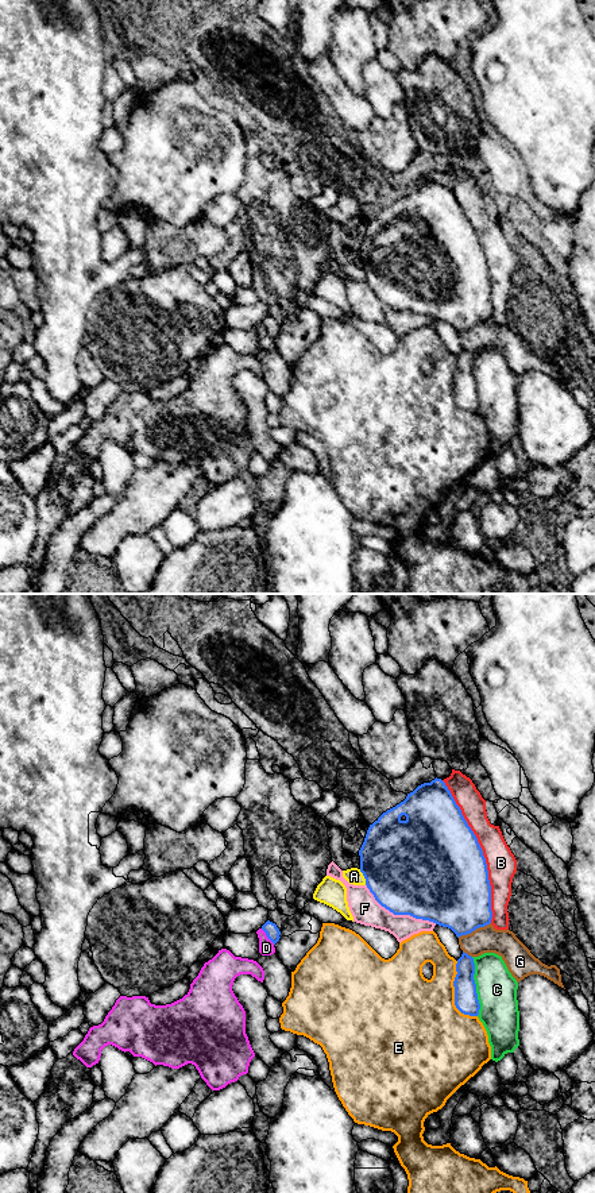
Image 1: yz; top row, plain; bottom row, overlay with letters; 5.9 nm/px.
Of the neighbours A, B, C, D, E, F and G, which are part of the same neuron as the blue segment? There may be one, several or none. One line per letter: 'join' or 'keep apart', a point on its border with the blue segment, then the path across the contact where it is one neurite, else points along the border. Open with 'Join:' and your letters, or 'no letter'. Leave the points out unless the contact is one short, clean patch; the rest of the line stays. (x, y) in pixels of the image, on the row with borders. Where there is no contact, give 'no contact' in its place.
Join: no letter
A: keep apart; contact yz (364, 877)
B: keep apart; contact yz (482, 852)
C: keep apart; contact yz (475, 987)
D: keep apart; contact yz (267, 937); border yz (261, 929), (274, 944)
E: keep apart; contact yz (455, 995)
F: keep apart; contact yz (398, 914)
G: keep apart; contact yz (474, 930)

